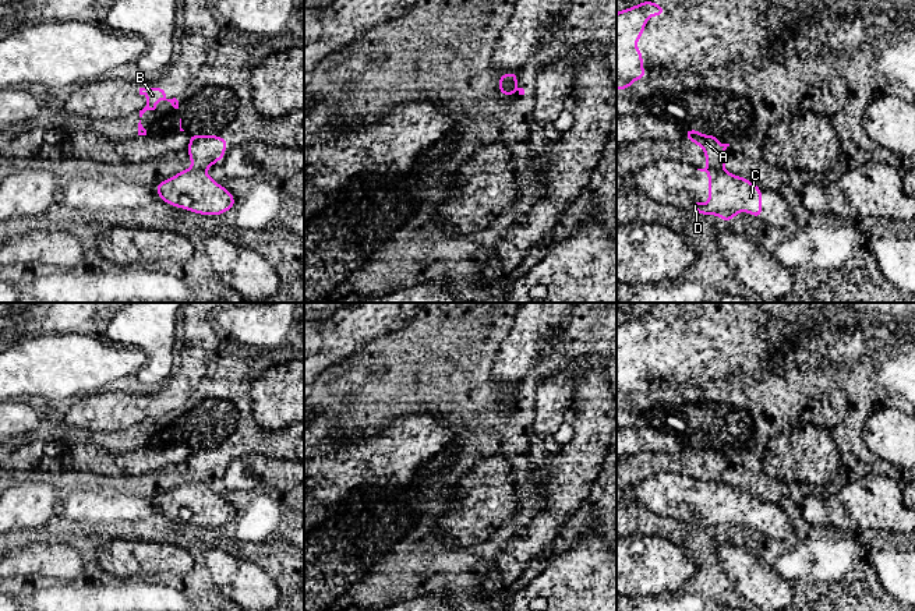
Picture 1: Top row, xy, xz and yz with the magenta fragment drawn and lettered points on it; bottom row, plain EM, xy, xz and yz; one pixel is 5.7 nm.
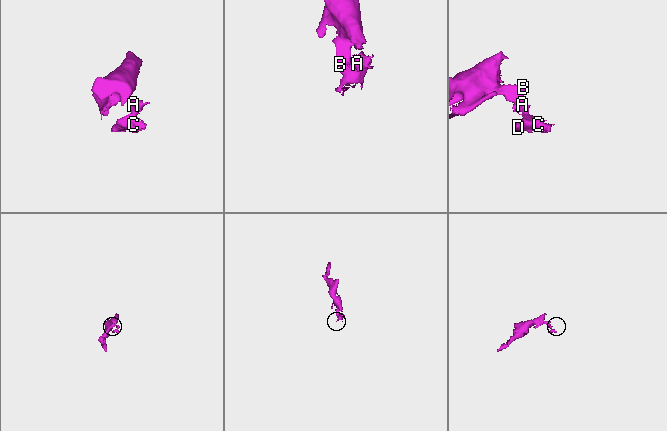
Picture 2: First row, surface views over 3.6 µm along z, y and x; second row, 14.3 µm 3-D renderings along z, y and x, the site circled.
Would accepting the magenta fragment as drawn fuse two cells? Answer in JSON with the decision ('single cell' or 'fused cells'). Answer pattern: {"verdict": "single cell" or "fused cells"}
{"verdict": "fused cells"}

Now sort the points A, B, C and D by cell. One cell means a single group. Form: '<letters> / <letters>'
A B / C D

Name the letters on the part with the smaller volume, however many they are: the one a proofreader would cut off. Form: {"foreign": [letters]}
{"foreign": ["C", "D"]}

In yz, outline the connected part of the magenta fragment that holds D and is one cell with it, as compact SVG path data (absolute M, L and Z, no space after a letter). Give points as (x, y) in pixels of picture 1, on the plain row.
M697 481L709 485L709 516L702 518L699 512L692 513L692 523L704 529L717 527L724 534L741 523L762 531L762 501L750 492L735 488L721 481Z

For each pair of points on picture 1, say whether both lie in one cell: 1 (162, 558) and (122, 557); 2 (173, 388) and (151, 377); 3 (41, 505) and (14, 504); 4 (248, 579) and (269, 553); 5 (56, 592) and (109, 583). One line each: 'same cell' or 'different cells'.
1: same cell
2: different cells
3: same cell
4: different cells
5: same cell

